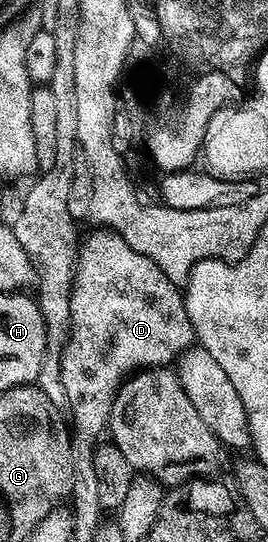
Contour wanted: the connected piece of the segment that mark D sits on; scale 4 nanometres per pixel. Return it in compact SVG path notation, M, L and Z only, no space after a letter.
M95 229L99 230L93 231L77 246L69 304L70 329L67 342L63 345L63 359L59 365L59 379L65 384L66 409L71 410L69 426L73 431L73 446L79 452L87 449L90 451L100 441L99 433L108 429L111 421L111 403L128 375L140 368L166 367L174 363L179 354L192 345L187 341L189 316L183 318L187 311L187 303L179 306L185 300L180 287L171 282L169 276L165 276L165 272L156 262L134 250L114 230Z

